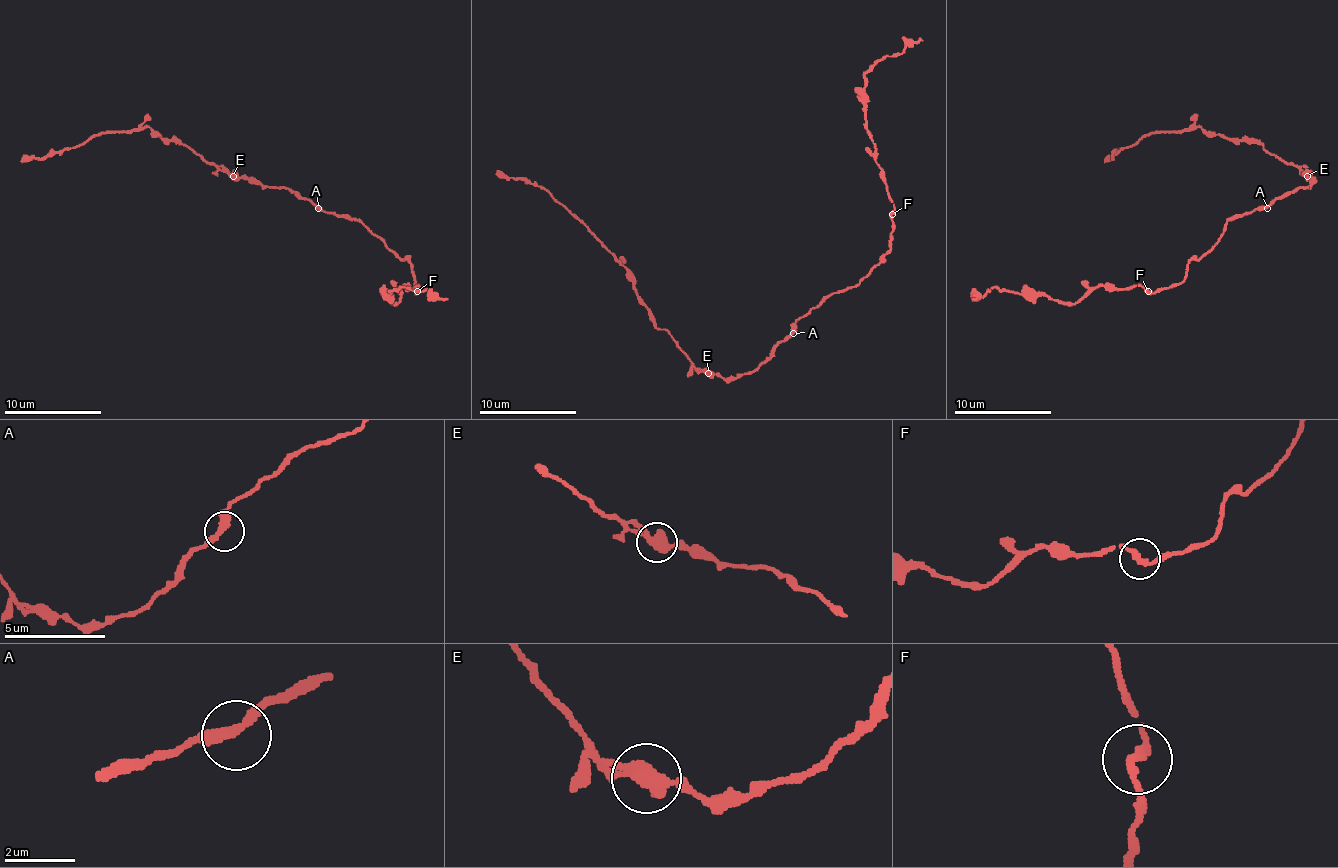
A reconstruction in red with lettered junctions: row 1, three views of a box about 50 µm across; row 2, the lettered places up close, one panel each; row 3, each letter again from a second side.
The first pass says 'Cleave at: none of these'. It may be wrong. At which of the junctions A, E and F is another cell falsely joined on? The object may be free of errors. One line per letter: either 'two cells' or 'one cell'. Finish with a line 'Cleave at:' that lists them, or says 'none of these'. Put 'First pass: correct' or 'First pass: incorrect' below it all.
A: one cell
E: one cell
F: one cell
Cleave at: none of these
First pass: correct

